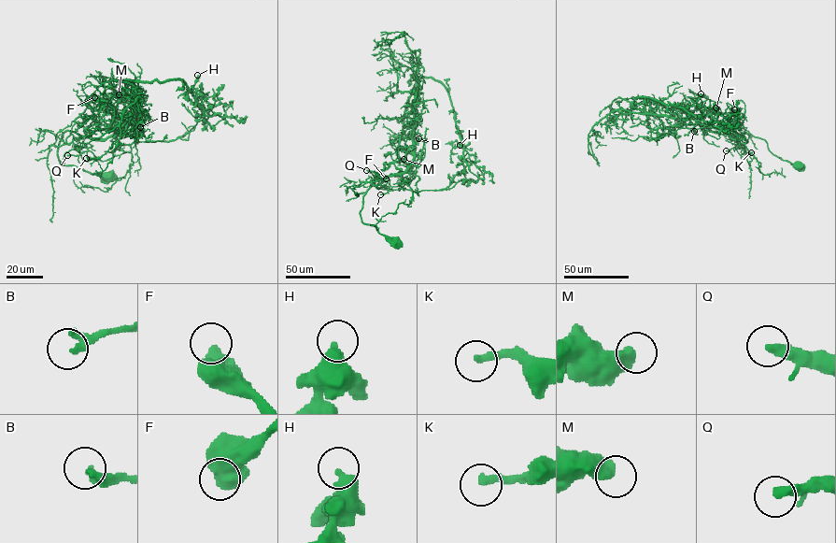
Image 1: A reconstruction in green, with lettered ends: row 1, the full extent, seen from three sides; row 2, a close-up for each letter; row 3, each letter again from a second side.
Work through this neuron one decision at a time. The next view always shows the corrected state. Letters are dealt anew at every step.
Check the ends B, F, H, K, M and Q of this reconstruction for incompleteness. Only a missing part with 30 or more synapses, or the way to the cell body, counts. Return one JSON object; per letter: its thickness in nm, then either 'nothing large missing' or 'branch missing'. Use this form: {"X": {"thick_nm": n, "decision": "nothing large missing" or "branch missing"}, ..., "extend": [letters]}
{"B": {"thick_nm": 320, "decision": "nothing large missing"}, "F": {"thick_nm": 600, "decision": "nothing large missing"}, "H": {"thick_nm": 500, "decision": "nothing large missing"}, "K": {"thick_nm": 280, "decision": "nothing large missing"}, "M": {"thick_nm": 550, "decision": "nothing large missing"}, "Q": {"thick_nm": 320, "decision": "branch missing"}, "extend": ["Q"]}

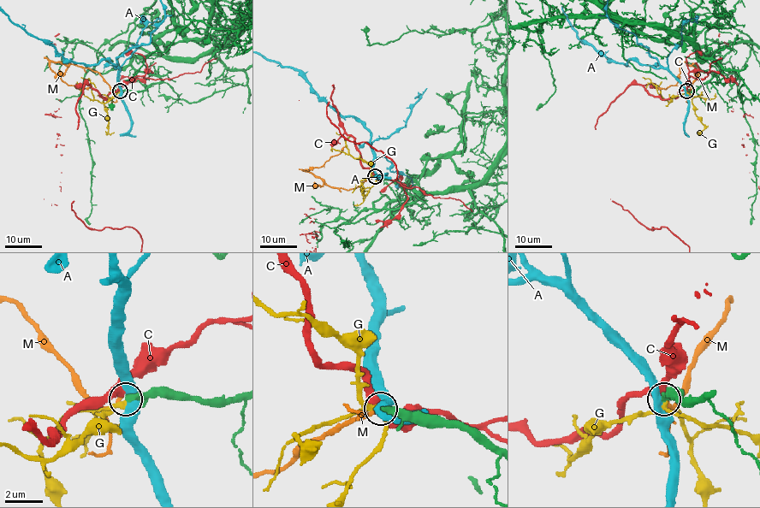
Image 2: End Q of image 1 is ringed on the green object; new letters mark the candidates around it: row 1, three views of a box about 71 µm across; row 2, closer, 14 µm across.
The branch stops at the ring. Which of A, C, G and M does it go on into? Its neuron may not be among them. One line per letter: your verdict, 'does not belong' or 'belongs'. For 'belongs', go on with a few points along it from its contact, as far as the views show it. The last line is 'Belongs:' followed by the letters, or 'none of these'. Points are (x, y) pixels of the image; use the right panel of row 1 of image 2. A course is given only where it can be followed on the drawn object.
A: does not belong
C: does not belong
G: does not belong
M: does not belong
Belongs: none of these

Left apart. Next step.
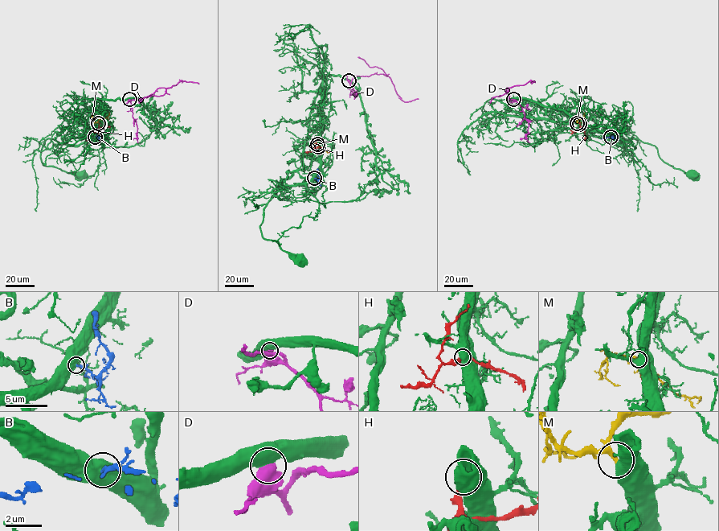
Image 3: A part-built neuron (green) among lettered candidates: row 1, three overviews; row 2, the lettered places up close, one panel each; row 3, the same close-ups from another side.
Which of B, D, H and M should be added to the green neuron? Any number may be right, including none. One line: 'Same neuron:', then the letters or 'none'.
Same neuron: B, M

